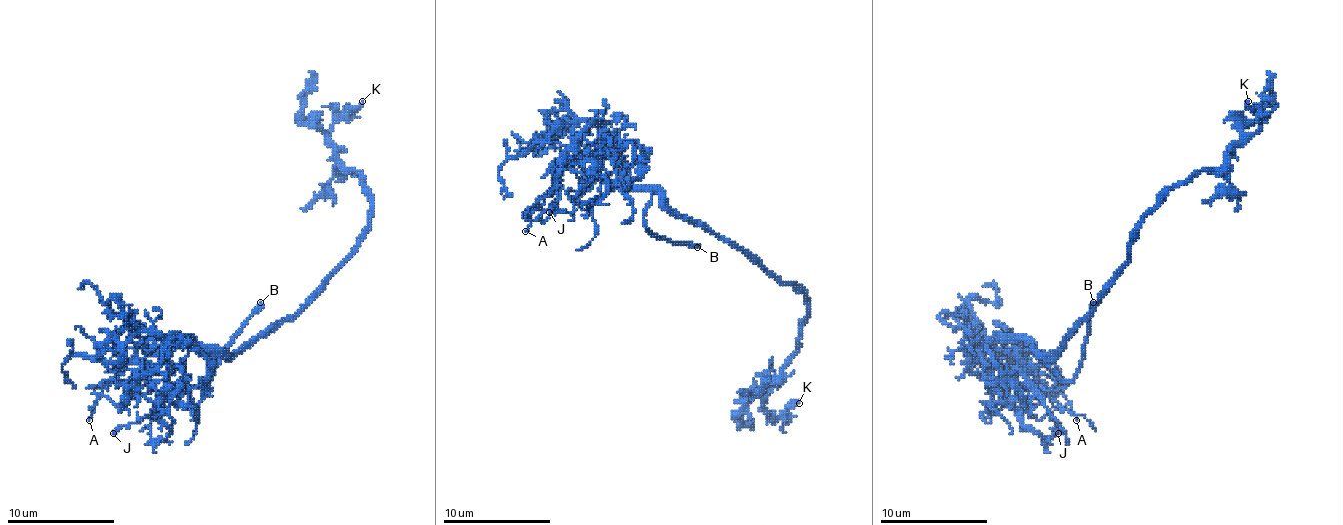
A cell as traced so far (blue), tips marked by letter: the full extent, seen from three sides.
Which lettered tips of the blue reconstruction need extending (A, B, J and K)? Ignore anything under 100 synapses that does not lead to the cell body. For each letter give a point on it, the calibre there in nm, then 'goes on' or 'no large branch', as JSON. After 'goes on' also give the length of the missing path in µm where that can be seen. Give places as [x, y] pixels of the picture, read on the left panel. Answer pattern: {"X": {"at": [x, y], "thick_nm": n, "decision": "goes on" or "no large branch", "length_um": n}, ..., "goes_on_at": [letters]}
{"A": {"at": [89, 420], "thick_nm": 130, "decision": "no large branch"}, "B": {"at": [260, 302], "thick_nm": 240, "decision": "goes on", "length_um": 60}, "J": {"at": [113, 433], "thick_nm": 200, "decision": "no large branch"}, "K": {"at": [362, 101], "thick_nm": 220, "decision": "no large branch"}, "goes_on_at": ["B"]}

